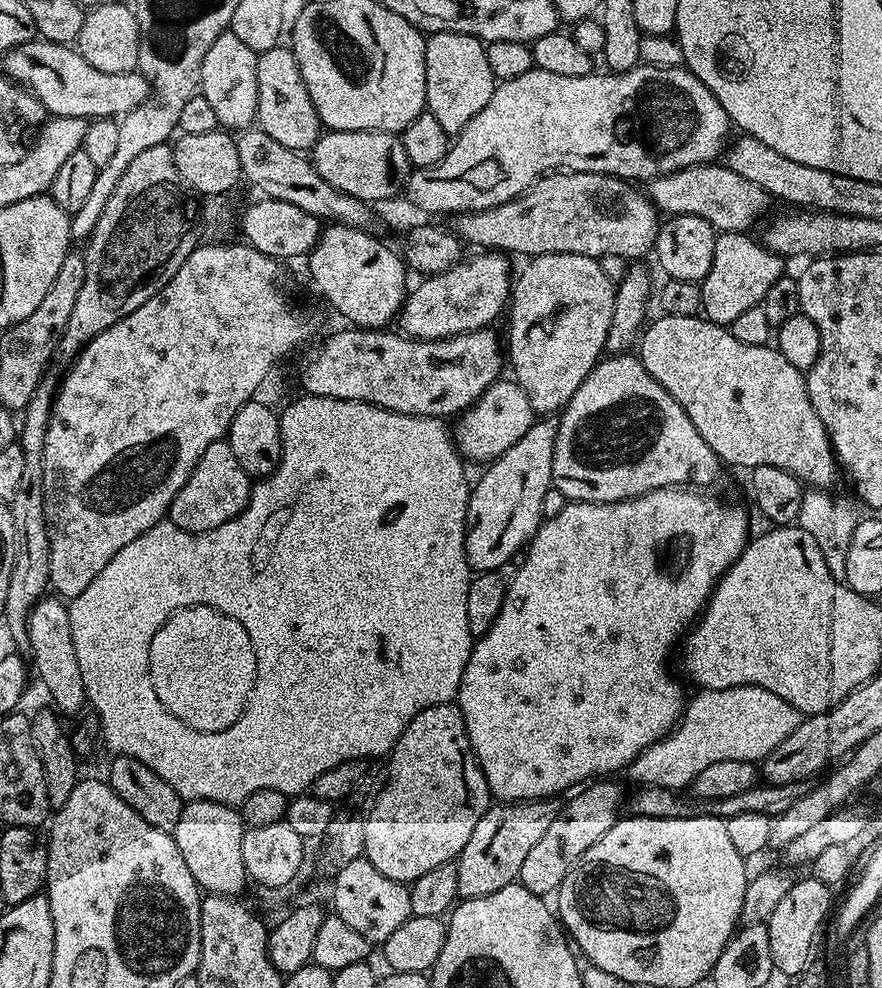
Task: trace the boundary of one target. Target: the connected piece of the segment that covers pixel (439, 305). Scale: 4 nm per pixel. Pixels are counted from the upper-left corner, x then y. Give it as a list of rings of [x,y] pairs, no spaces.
[[[484,250],[480,256],[461,259],[459,264],[439,272],[436,276],[425,275],[416,289],[409,291],[404,298],[404,307],[398,317],[398,328],[403,335],[413,336],[416,340],[445,340],[448,336],[457,336],[467,332],[476,332],[479,328],[495,325],[496,315],[505,311],[510,300],[510,291],[514,283],[514,272],[508,269],[507,255],[496,250]]]

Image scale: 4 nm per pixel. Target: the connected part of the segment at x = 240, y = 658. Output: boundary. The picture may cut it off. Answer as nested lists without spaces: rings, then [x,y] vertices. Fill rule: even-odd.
[[[204,605],[180,609],[159,628],[148,647],[148,665],[162,706],[204,733],[228,729],[241,717],[257,674],[256,651],[242,624]]]

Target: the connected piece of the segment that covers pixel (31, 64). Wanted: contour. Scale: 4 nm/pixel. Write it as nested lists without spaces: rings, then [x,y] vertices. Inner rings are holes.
[[[33,38],[3,53],[3,75],[23,84],[42,102],[45,113],[83,120],[119,118],[139,106],[150,91],[148,80],[140,71],[106,74],[94,70],[75,47],[56,44],[53,40]]]

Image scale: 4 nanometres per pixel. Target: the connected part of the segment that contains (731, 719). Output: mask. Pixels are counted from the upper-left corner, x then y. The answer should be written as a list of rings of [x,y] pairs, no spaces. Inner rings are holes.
[[[743,684],[734,686],[726,690],[710,690],[709,688],[697,691],[697,696],[687,701],[684,706],[684,715],[680,718],[680,723],[663,736],[658,742],[646,746],[638,758],[629,764],[626,775],[640,786],[658,786],[659,788],[670,788],[673,790],[687,789],[691,785],[692,779],[706,766],[713,762],[730,762],[731,760],[751,760],[753,762],[763,761],[764,757],[771,754],[774,746],[778,746],[800,724],[802,714],[790,702],[786,702],[778,694],[770,694],[770,690],[762,690],[753,684]]]

